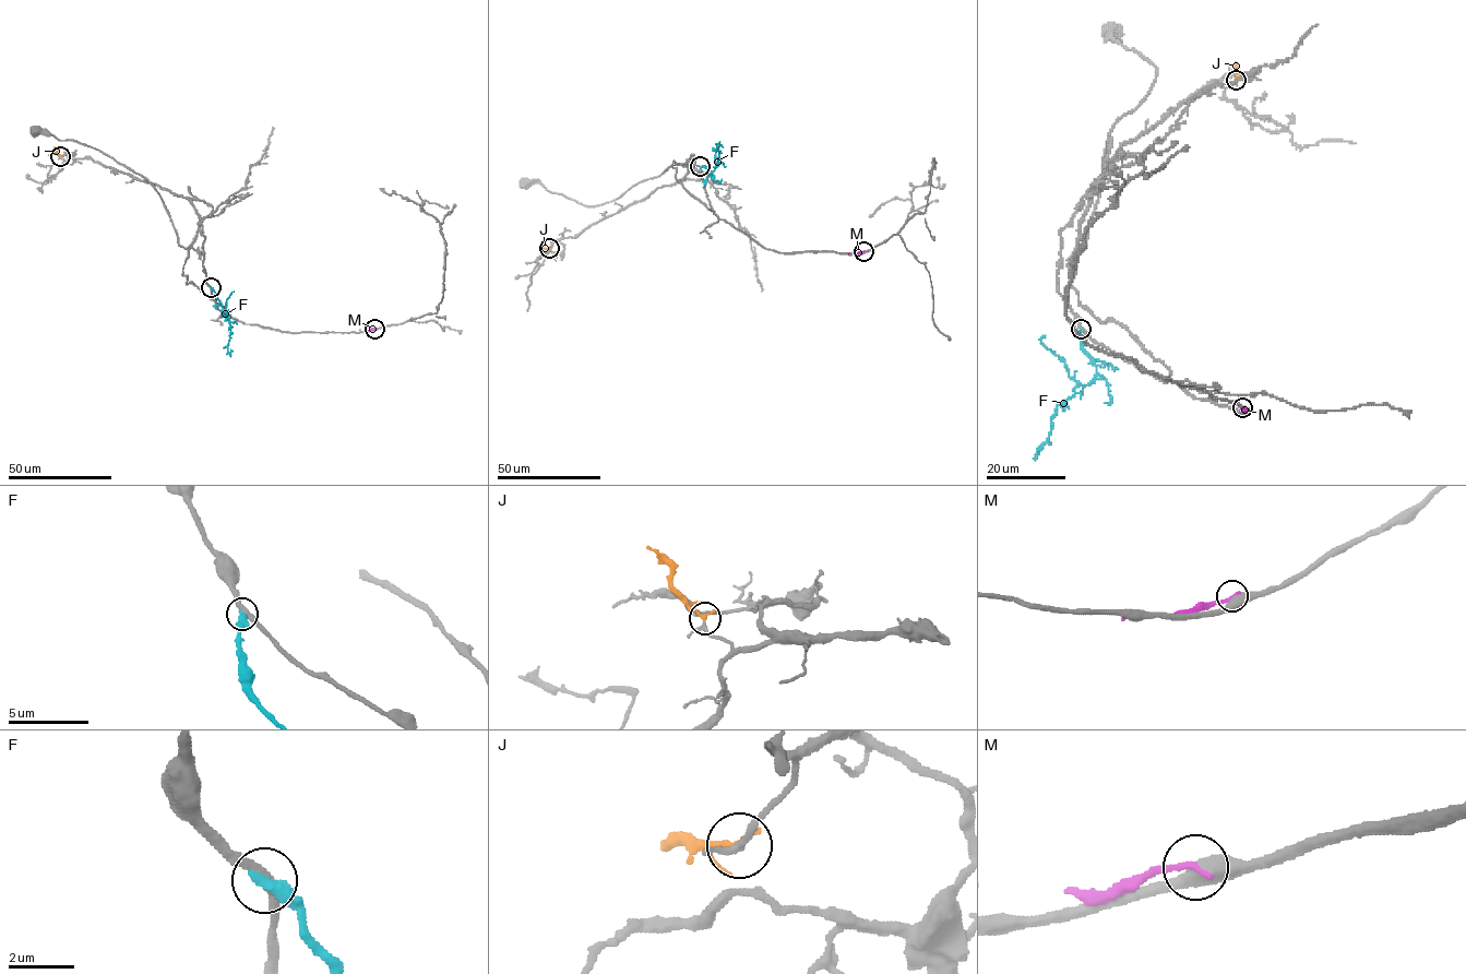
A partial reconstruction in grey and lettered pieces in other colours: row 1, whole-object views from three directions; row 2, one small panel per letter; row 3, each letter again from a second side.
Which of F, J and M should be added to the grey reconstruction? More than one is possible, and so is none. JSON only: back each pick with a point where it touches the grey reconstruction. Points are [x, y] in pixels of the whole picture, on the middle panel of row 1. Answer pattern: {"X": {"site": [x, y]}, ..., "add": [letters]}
{"J": {"site": [549, 248]}, "add": ["J"]}

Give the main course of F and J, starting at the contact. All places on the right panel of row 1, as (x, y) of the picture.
F: (1081, 329), (1082, 348), (1096, 366), (1096, 377), (1077, 385), (1057, 406), (1048, 440), (1036, 452), (1043, 446)
J: (1236, 80), (1235, 62)

